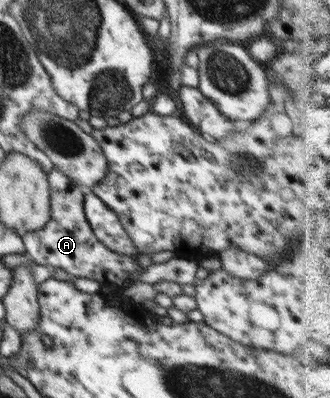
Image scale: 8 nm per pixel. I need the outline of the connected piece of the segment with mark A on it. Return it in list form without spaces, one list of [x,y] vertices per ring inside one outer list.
[[[53,167],[48,172],[50,186],[50,216],[45,226],[39,230],[27,231],[22,236],[25,254],[37,265],[62,268],[75,277],[91,278],[101,284],[127,289],[141,280],[142,271],[135,257],[121,255],[109,250],[92,231],[84,212],[85,191],[73,183],[67,175]]]

